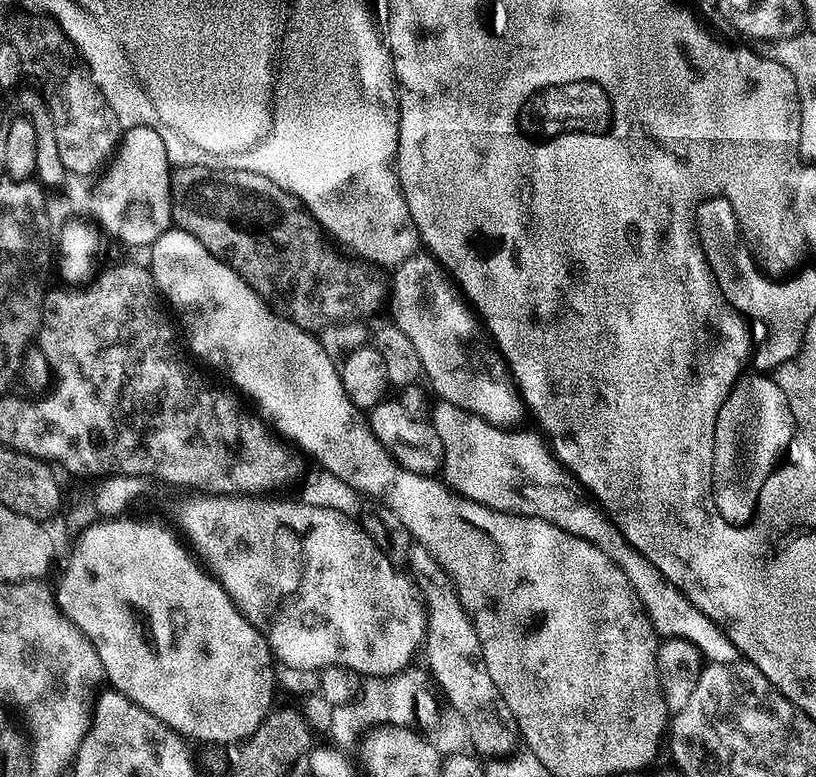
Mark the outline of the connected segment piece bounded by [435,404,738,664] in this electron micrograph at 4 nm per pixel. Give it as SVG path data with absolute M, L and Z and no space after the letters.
M443 405L436 412L435 419L438 421L438 431L441 437L448 438L452 432L452 424L456 427L456 473L453 474L450 484L460 495L468 496L483 504L489 504L493 508L501 508L503 512L517 512L519 516L537 516L546 522L556 524L562 530L566 530L575 536L581 536L583 540L591 540L593 544L606 546L617 564L628 573L628 581L632 583L632 589L644 606L644 611L652 619L656 627L657 637L671 638L677 636L683 640L689 640L700 647L700 655L705 661L714 664L729 664L738 659L738 651L733 644L731 635L721 625L718 625L693 604L689 593L683 592L676 584L664 580L655 563L649 562L625 539L624 533L609 517L605 509L586 491L584 484L575 475L572 476L567 467L558 459L555 451L550 447L549 441L539 431L516 432L520 430L509 430L484 420L481 416L474 416L470 412L457 411L456 417L451 405Z

